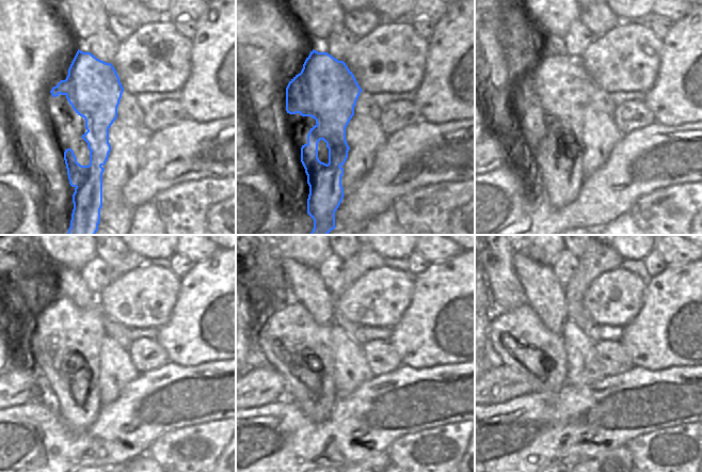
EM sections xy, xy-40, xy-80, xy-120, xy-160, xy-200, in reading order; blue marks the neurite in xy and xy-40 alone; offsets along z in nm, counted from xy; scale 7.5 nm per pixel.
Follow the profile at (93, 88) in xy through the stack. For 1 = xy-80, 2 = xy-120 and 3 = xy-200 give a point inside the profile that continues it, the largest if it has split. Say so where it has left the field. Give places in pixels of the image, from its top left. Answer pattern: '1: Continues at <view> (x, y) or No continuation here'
1: Continues at xy-80 (552, 99)
2: Continues at xy-120 (65, 341)
3: Continues at xy-200 (519, 339).

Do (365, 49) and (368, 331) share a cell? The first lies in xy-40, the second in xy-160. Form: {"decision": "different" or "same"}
{"decision": "different"}

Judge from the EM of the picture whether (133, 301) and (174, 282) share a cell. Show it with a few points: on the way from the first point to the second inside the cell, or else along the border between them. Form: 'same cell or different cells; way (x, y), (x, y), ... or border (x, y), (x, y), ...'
same cell; way (143, 298), (155, 288), (164, 284)

